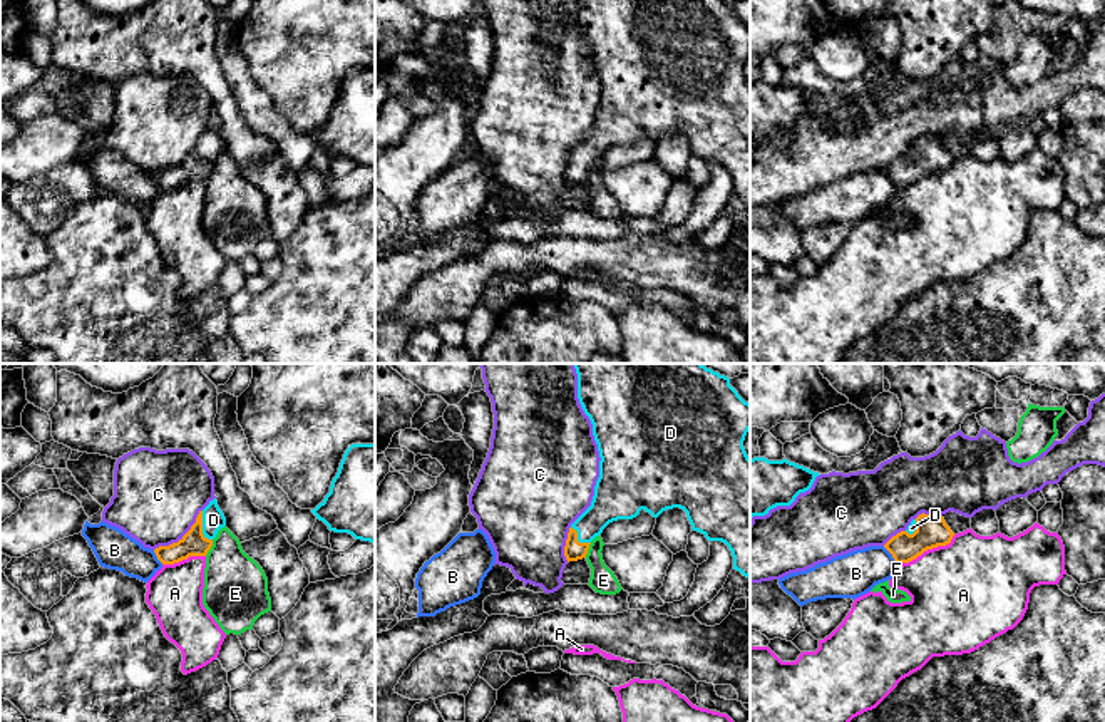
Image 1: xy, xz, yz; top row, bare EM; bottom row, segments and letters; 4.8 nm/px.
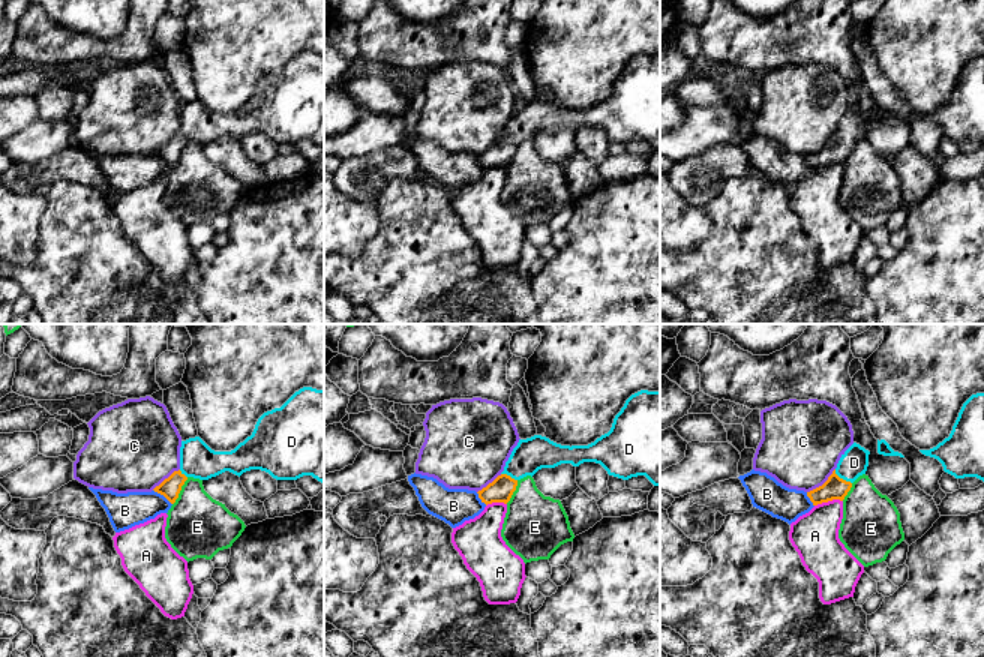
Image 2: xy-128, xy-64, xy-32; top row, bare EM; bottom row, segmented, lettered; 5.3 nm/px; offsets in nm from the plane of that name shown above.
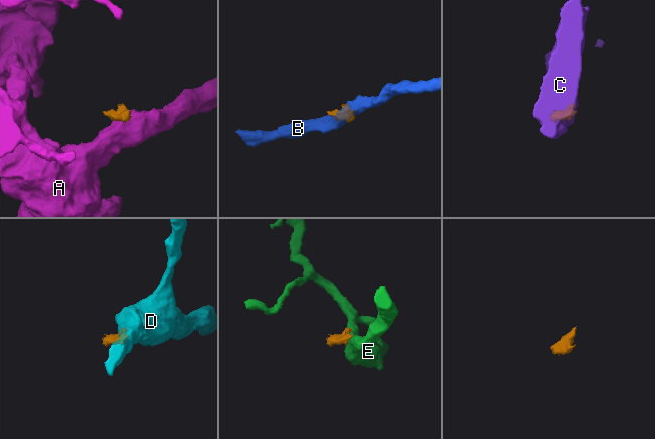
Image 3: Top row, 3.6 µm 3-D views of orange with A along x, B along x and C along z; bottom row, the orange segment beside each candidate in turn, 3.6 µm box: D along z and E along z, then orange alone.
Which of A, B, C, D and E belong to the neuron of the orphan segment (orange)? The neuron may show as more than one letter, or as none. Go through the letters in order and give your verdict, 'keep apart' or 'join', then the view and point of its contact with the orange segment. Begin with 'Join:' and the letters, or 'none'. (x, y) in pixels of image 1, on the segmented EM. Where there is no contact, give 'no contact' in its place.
Join: D
A: keep apart | yz (926, 550)
B: keep apart | yz (893, 556)
C: keep apart | xy (183, 536)
D: join | xy (201, 526)
E: keep apart | xy (210, 548)

